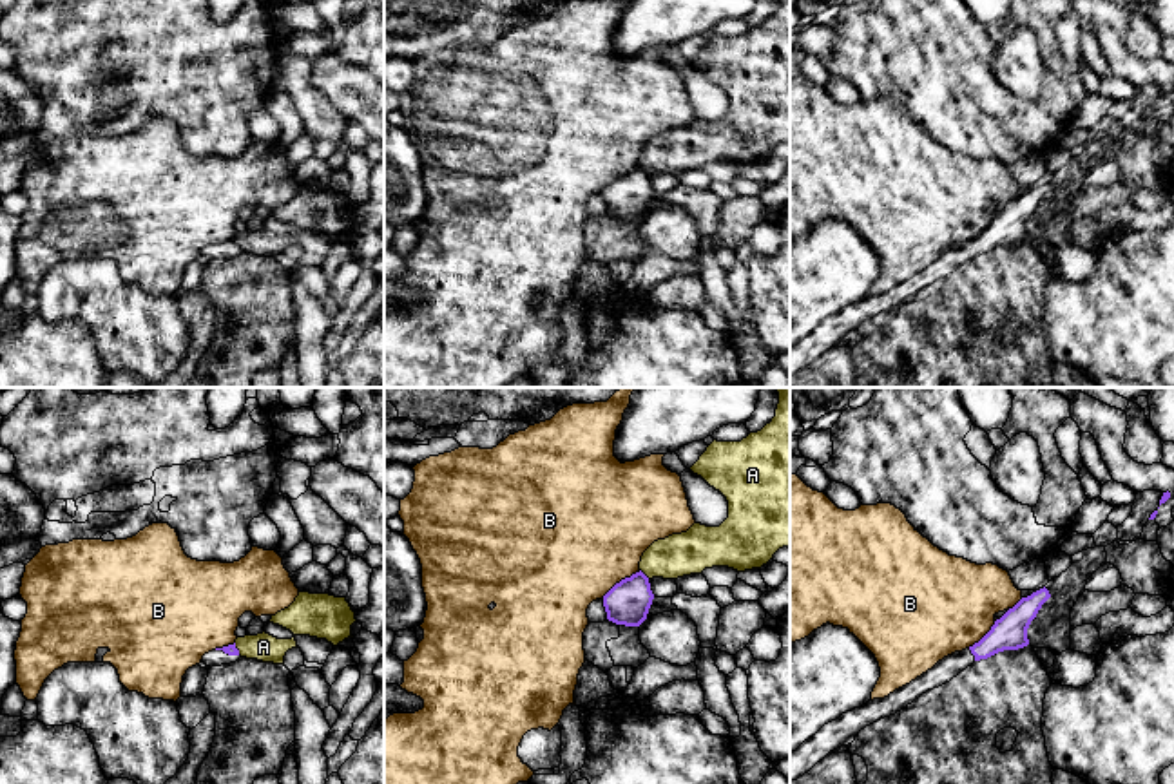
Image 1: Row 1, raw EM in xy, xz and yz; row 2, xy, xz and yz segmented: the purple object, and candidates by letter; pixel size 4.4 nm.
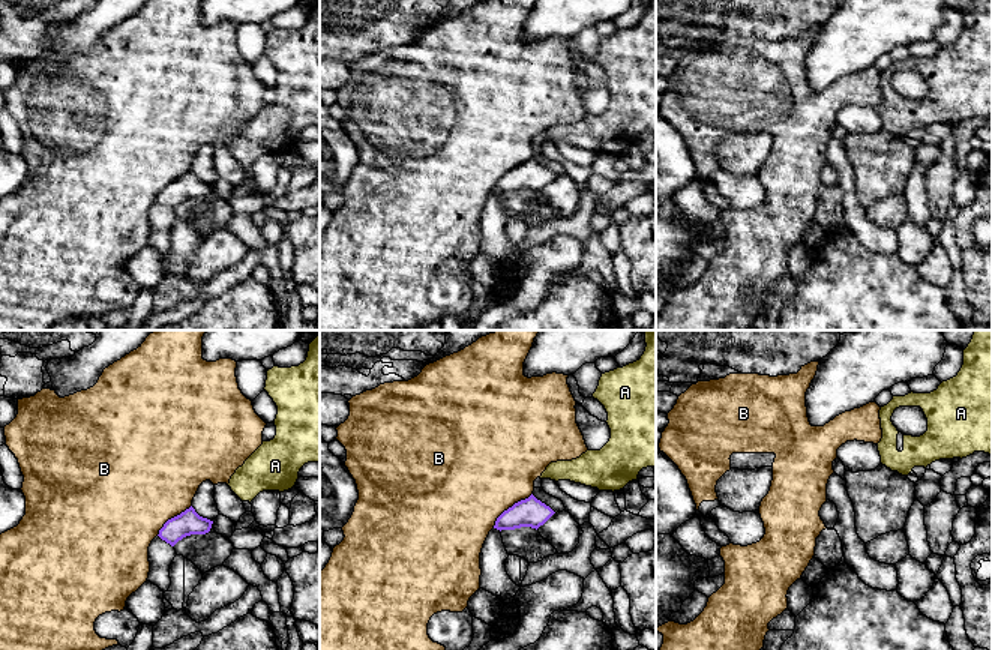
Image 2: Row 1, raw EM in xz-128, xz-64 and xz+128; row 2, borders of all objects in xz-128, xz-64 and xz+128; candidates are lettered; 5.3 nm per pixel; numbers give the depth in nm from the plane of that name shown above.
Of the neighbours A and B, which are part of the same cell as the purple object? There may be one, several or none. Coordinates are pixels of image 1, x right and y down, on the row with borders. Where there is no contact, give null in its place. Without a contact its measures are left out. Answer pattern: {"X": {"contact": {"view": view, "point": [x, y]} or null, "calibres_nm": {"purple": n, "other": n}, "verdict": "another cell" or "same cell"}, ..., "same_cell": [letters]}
{"A": {"contact": {"view": "xz", "point": [644, 574]}, "calibres_nm": {"purple": 190, "other": 190}, "verdict": "another cell"}, "B": {"contact": {"view": "xz", "point": [622, 580]}, "calibres_nm": {"purple": 190, "other": 500}, "verdict": "another cell"}, "same_cell": []}

